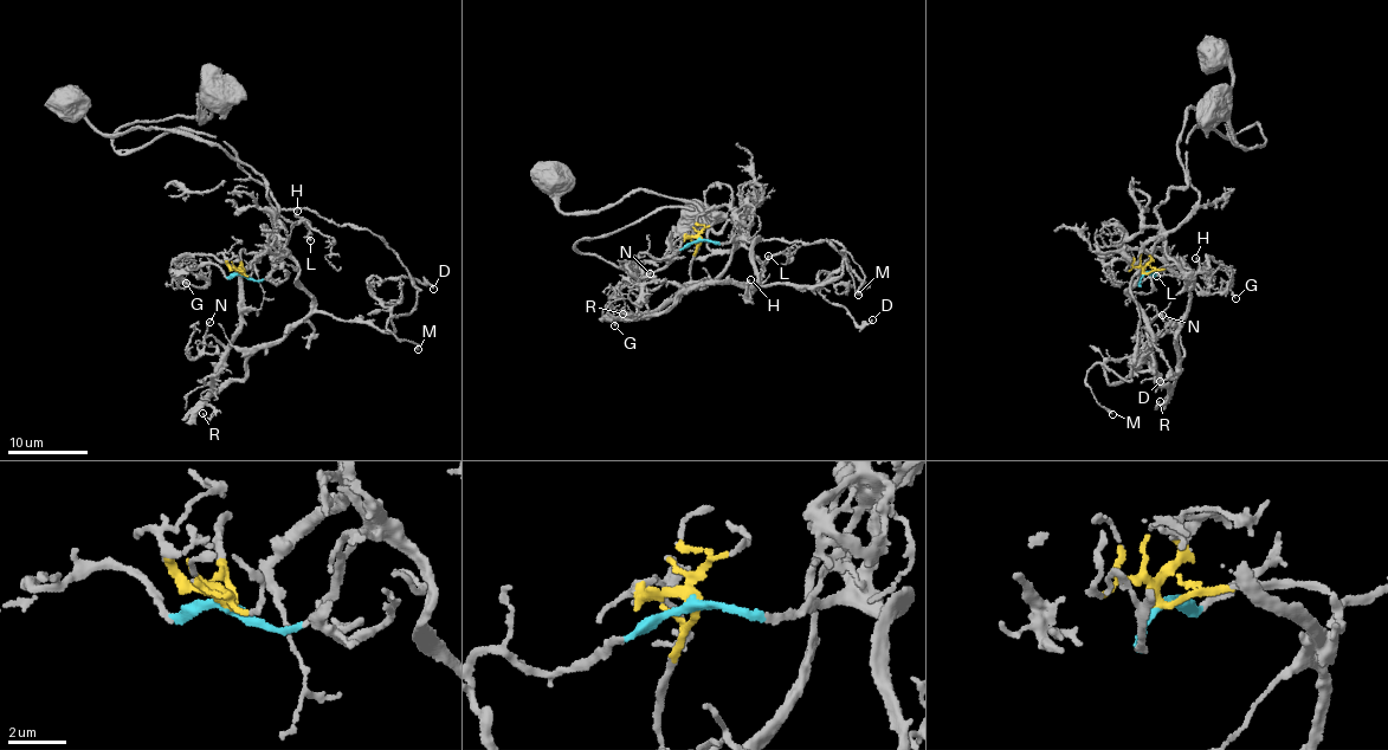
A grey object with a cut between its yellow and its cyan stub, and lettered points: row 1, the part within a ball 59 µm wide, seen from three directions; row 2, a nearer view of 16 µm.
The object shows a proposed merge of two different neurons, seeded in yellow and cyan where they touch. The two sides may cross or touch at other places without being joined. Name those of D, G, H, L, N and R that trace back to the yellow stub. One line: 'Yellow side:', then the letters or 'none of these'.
Yellow side: G, N, R

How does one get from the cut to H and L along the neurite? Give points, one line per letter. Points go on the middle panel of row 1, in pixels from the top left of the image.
H: (699, 240), (716, 244), (742, 234), (742, 228), (741, 240), (759, 264), (760, 278), (750, 288), (750, 279)
L: (699, 240), (716, 244), (742, 234), (742, 228), (741, 240), (760, 263), (761, 275), (763, 262), (769, 256)

